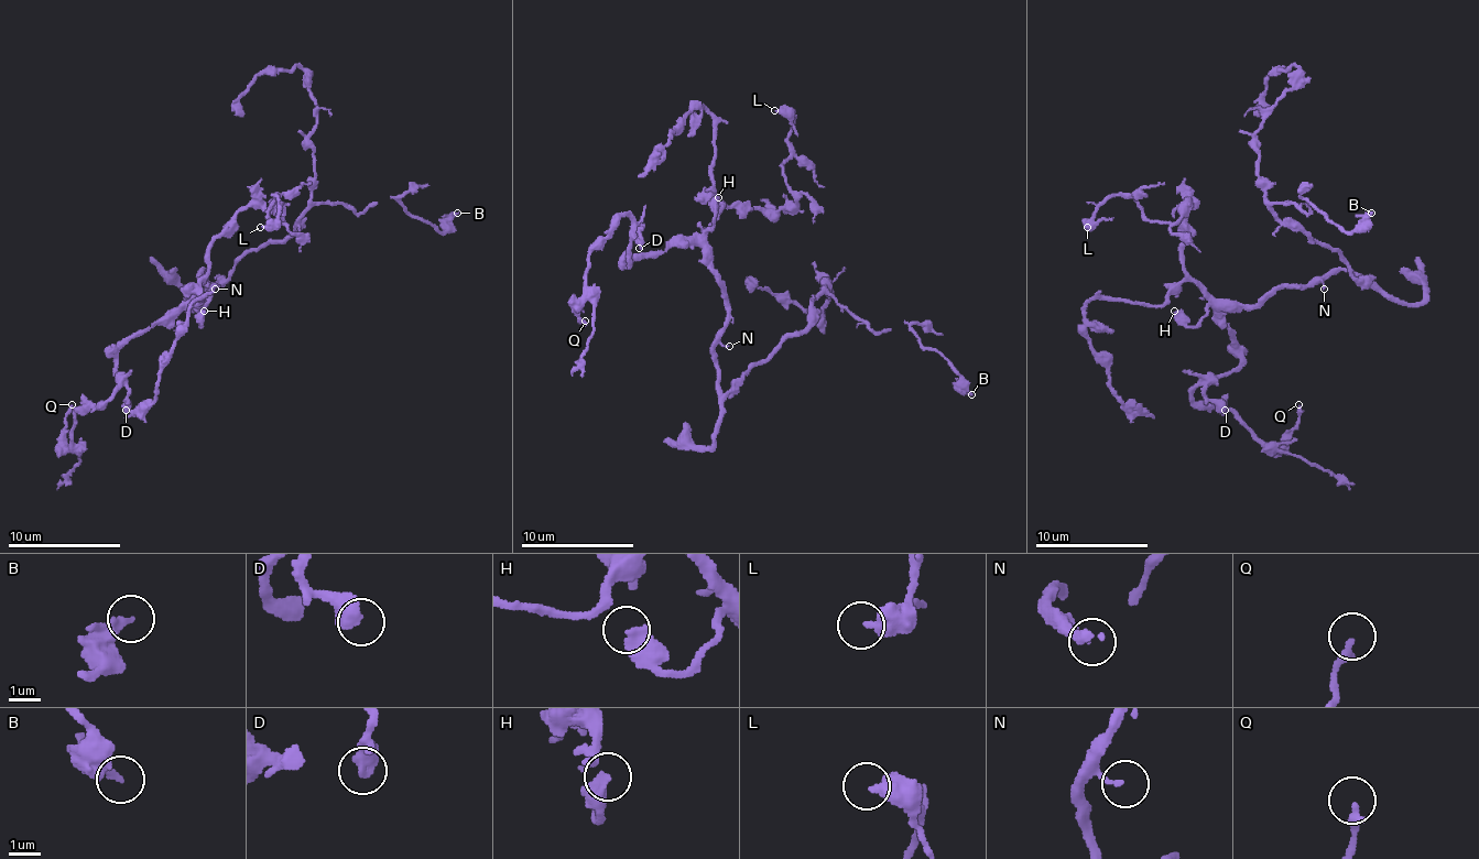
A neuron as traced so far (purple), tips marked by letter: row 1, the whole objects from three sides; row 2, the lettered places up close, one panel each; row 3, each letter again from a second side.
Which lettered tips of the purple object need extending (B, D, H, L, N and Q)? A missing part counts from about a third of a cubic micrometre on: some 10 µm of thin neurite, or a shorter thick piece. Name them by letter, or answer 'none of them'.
none of them

